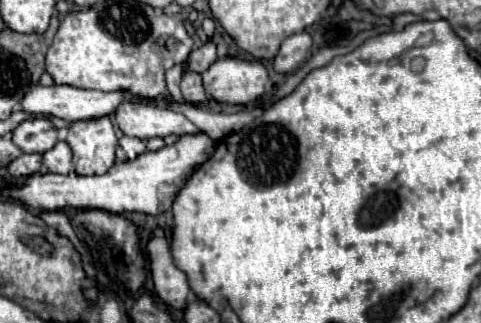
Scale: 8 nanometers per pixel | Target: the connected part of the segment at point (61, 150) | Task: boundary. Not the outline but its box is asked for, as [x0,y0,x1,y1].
[42,142,72,174]

